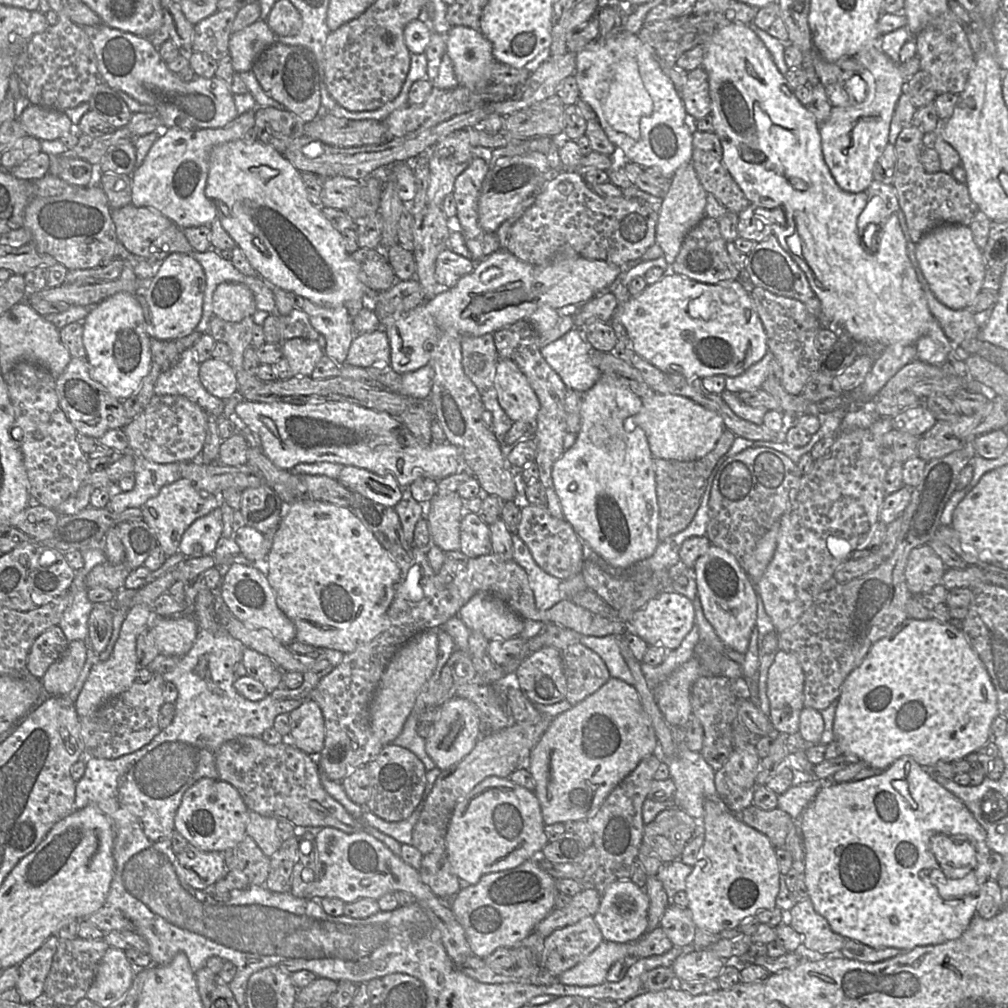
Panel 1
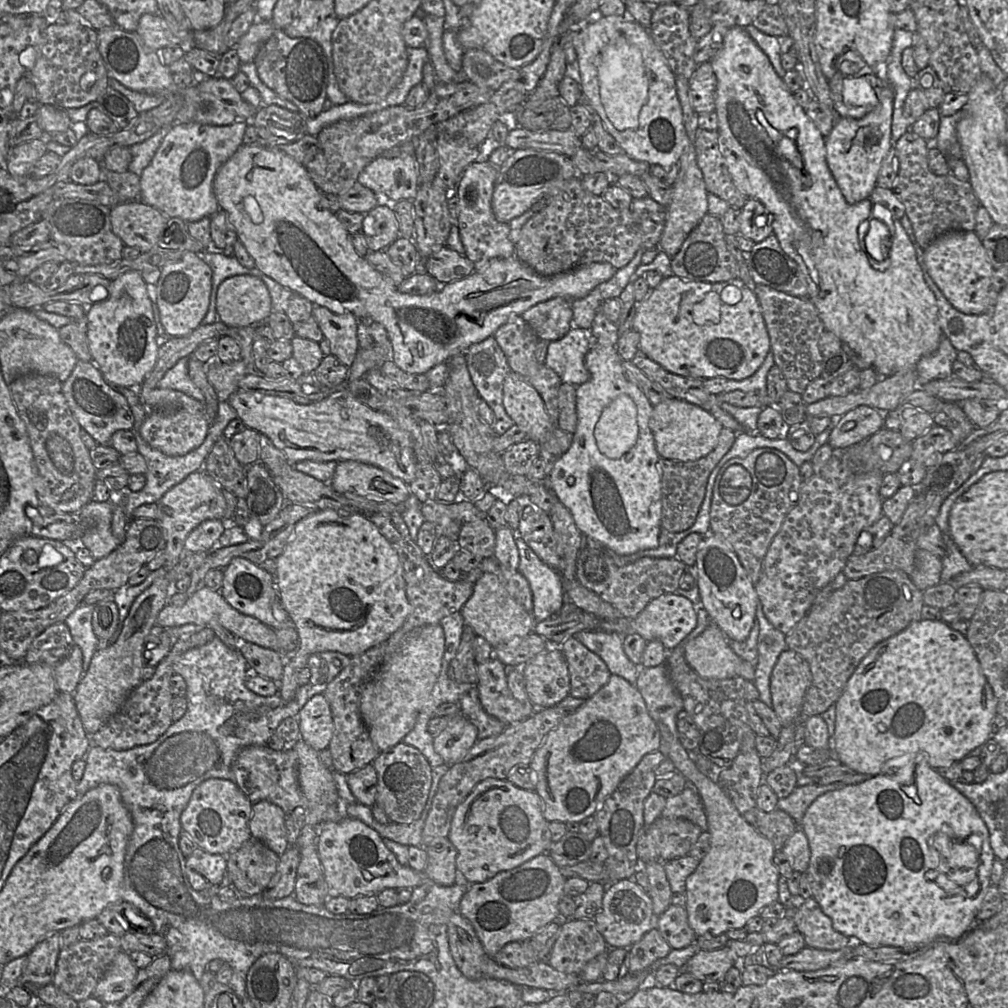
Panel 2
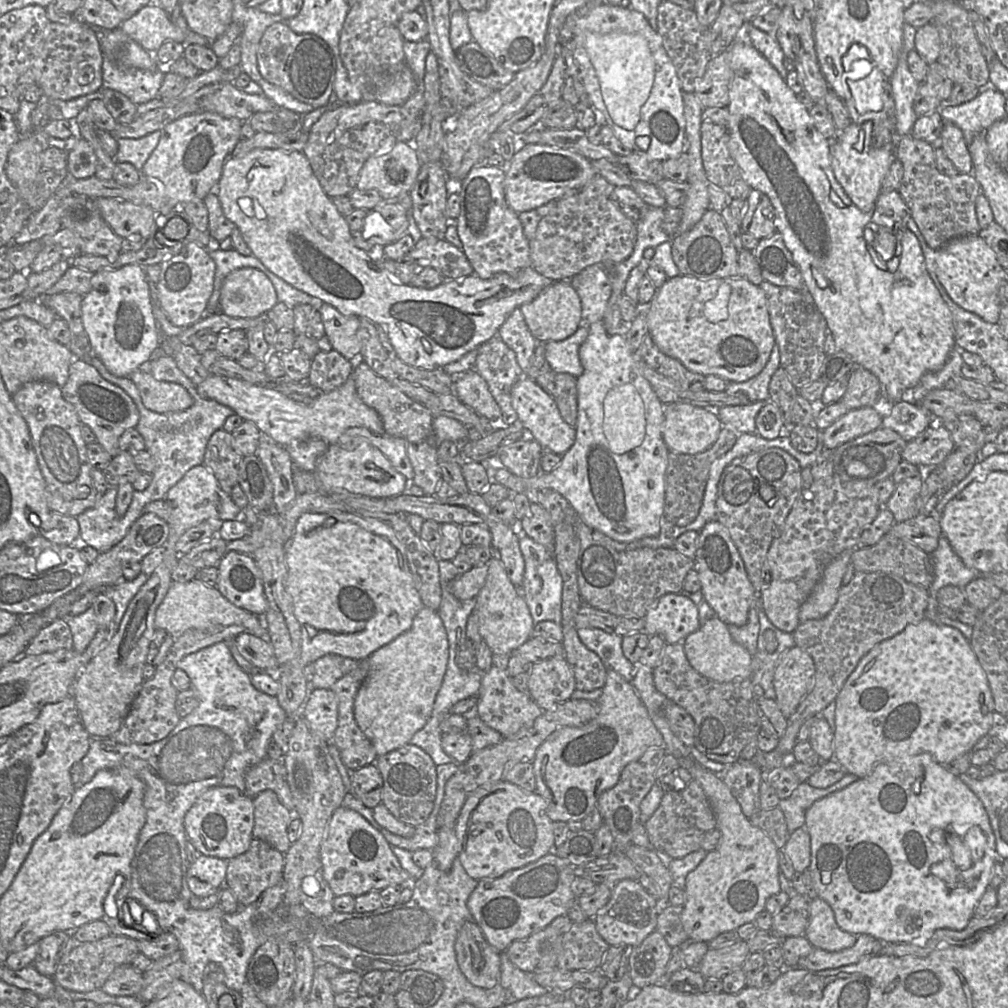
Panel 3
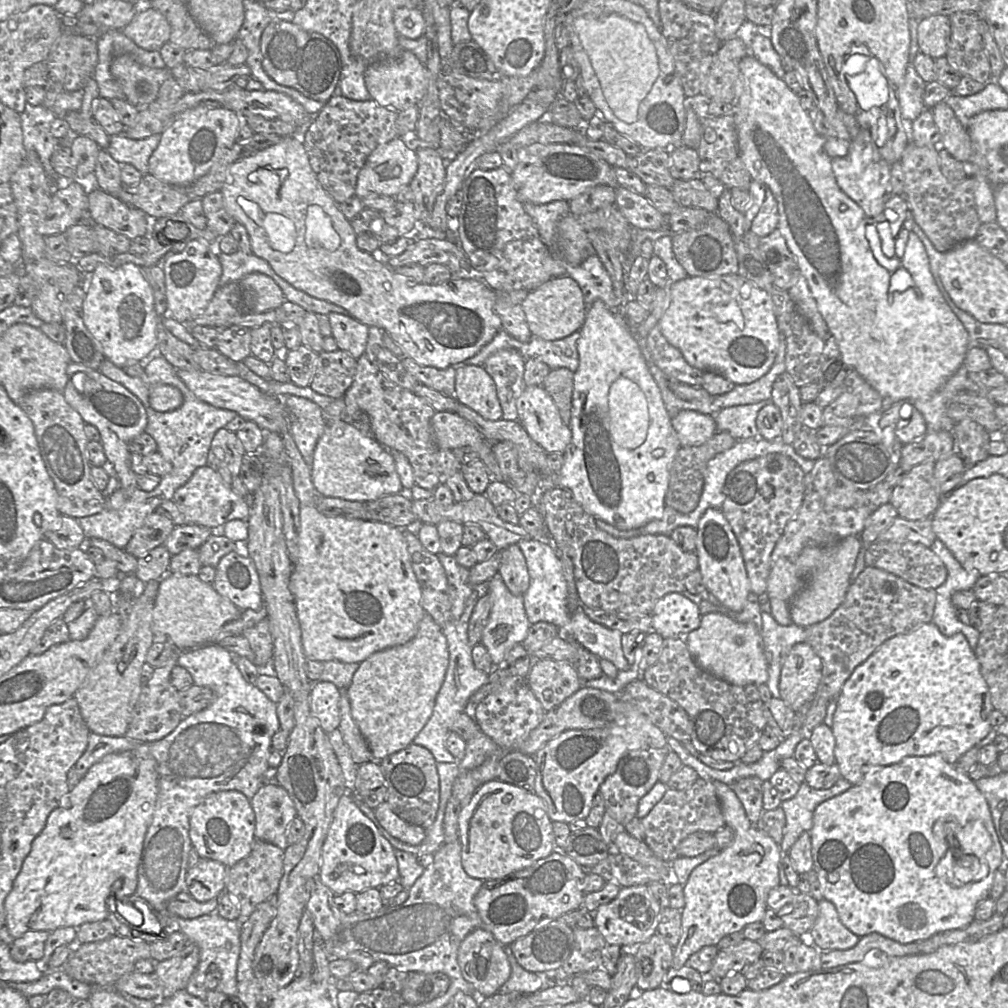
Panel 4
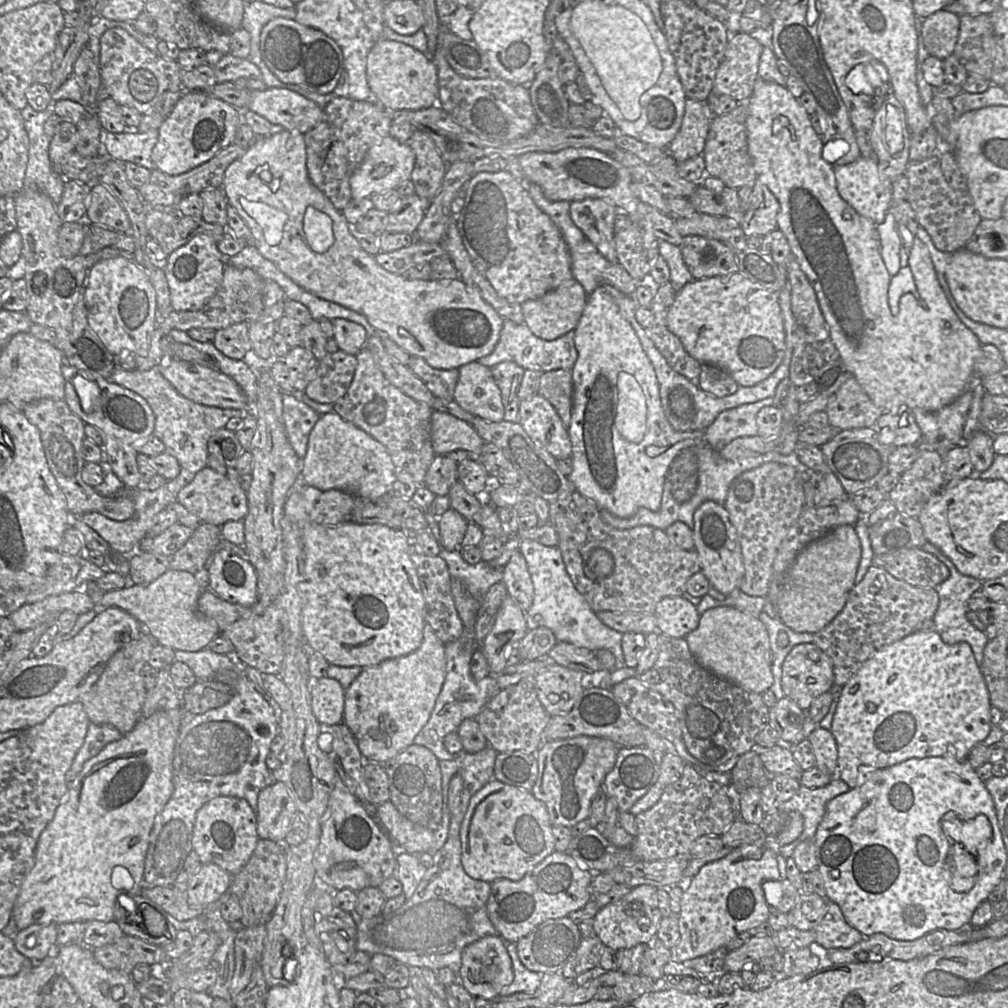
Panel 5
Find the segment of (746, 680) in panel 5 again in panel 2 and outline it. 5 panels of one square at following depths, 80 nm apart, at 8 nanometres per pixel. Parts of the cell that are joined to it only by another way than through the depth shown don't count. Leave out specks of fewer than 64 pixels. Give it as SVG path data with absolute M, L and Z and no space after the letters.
M710 622L699 636L686 643L686 662L704 679L723 680L738 676L743 660L730 648L728 639L714 622Z

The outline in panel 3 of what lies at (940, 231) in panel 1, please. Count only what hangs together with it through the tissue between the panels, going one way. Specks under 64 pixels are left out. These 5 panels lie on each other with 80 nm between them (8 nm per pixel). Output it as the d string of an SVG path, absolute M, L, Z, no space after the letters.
M978 234L954 238L935 250L936 275L950 298L958 306L975 313L984 321L997 323L1003 305L999 292L1006 282L1006 274L994 251Z

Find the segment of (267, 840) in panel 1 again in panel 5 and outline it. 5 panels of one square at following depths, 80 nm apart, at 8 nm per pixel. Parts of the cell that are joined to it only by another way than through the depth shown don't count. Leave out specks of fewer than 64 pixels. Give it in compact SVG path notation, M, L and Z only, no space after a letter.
M276 781L261 790L257 808L259 838L283 843L298 812L286 785Z

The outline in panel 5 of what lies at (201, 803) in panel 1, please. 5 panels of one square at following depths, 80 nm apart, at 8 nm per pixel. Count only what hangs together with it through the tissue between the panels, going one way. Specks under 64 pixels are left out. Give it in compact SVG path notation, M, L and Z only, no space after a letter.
M218 796L203 805L196 814L192 846L202 864L216 864L231 875L249 861L259 840L257 818L247 800Z

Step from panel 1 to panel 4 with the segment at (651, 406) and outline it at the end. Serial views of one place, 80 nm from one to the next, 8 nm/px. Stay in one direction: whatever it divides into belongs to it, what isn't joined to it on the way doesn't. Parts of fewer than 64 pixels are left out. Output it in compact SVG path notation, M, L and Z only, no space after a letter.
M681 410L672 419L681 446L697 446L705 443L716 432L714 416L693 410Z

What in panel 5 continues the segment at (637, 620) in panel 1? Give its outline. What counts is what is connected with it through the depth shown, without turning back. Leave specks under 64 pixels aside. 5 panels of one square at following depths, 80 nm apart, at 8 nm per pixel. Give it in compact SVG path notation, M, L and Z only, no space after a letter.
M667 596L656 605L657 631L673 638L685 638L700 622L697 607L681 596Z

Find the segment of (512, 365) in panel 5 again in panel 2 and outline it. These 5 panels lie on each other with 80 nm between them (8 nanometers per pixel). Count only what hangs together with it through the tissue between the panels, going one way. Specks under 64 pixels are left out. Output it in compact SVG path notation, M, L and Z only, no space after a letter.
M494 336L472 344L464 352L464 357L480 398L494 412L492 429L501 435L515 424L503 405L503 382L512 371L507 358Z

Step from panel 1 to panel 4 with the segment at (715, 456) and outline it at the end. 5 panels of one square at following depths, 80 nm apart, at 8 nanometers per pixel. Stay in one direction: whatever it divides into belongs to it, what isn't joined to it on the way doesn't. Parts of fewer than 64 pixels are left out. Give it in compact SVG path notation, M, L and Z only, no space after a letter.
M717 431L701 445L681 446L670 468L665 505L683 514L692 512L697 507L703 491L704 475L708 462L717 454L731 448L735 443L736 440L727 431Z

